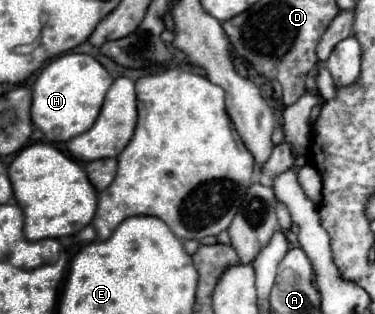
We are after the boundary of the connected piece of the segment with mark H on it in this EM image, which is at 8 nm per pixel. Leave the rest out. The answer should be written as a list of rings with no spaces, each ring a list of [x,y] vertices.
[[[70,51],[42,68],[34,82],[32,96],[32,124],[44,132],[48,141],[54,144],[68,142],[70,138],[86,132],[100,114],[100,104],[104,102],[106,90],[114,78],[108,70],[96,62],[92,56]]]

